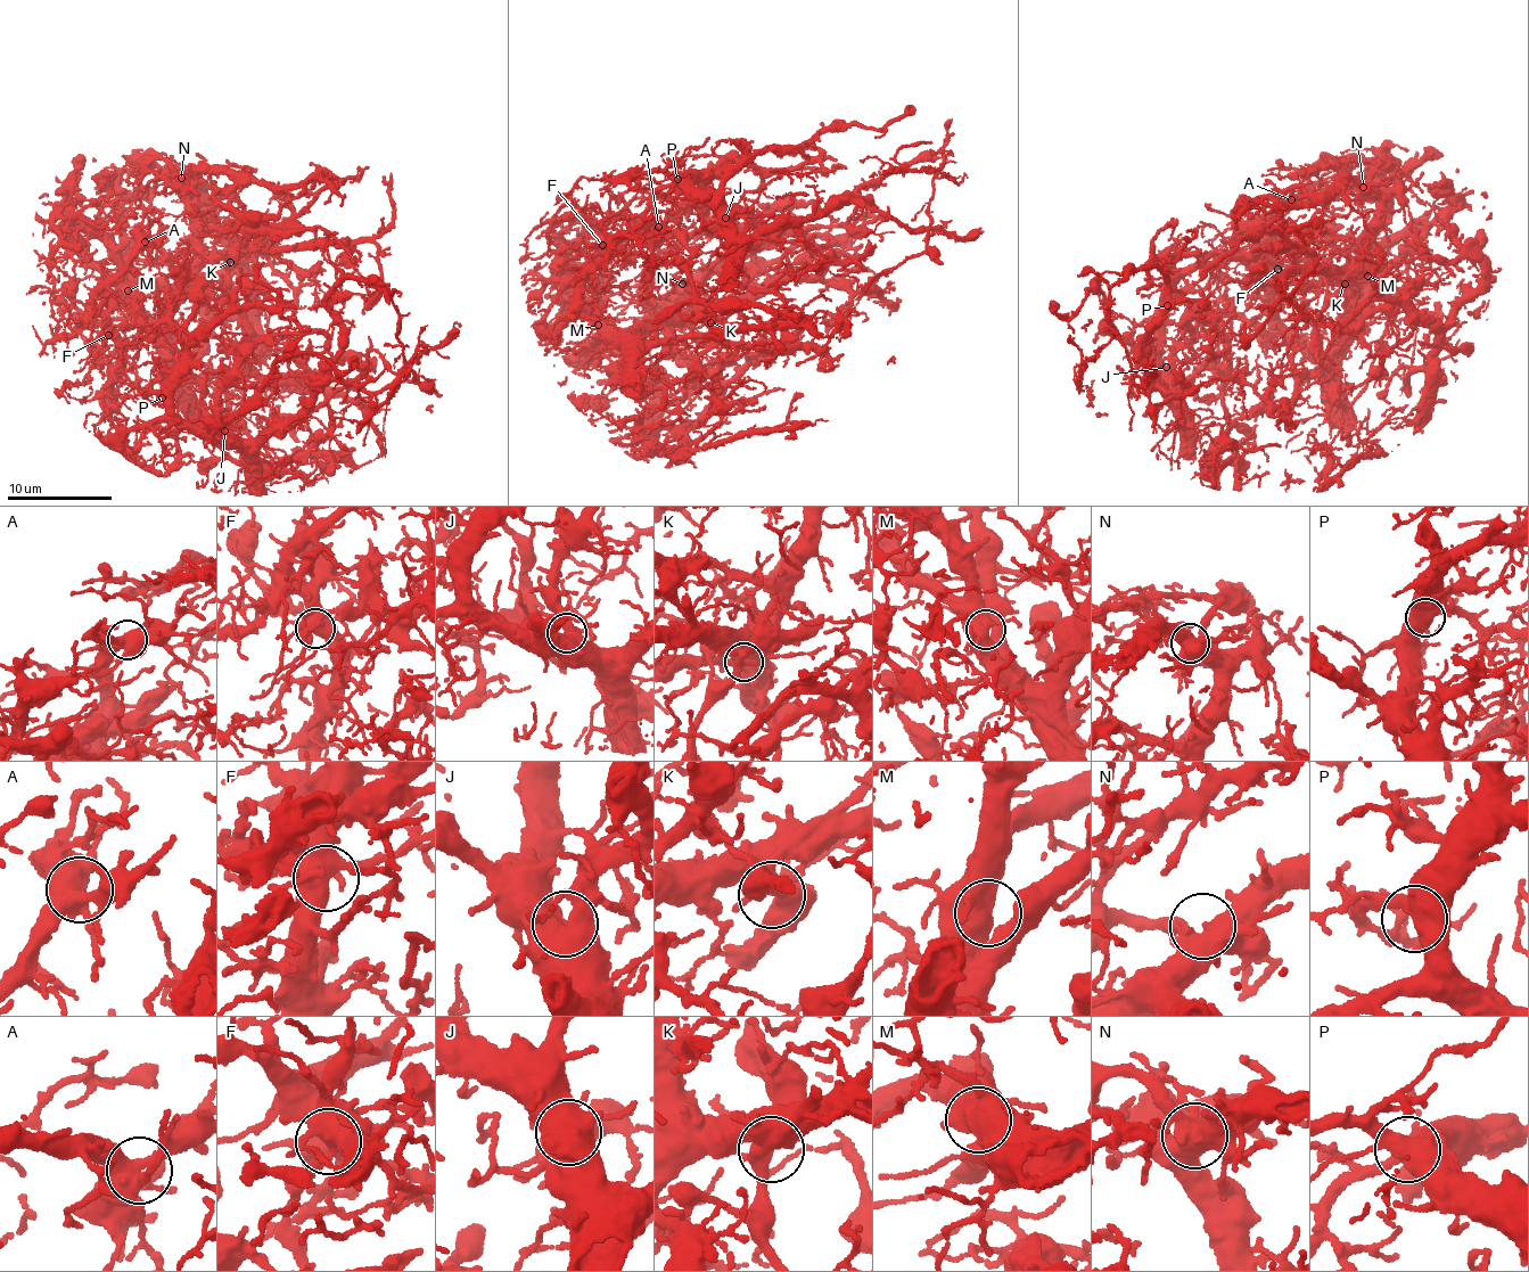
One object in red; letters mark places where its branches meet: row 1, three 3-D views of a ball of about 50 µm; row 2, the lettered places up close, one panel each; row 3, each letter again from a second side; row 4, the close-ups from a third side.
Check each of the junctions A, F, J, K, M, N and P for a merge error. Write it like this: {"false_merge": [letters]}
{"false_merge": []}

